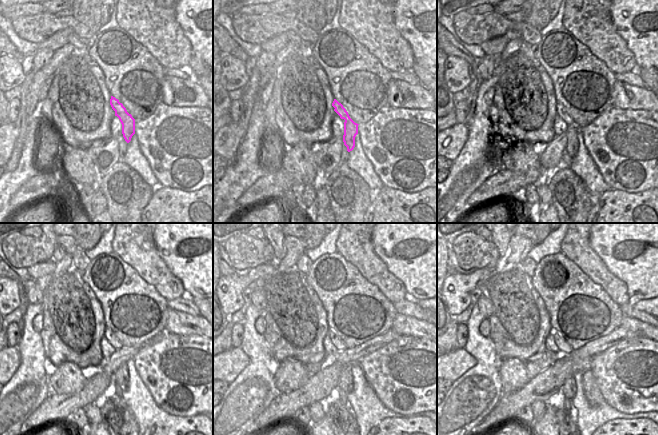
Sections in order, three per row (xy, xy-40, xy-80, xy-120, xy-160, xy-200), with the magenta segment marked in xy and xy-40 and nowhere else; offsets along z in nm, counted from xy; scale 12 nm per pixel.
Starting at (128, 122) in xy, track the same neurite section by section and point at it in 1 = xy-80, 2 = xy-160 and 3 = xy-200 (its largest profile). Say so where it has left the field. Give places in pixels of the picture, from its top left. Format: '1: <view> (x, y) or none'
1: xy-80 (572, 145)
2: xy-160 (346, 384)
3: xy-200 (569, 388)

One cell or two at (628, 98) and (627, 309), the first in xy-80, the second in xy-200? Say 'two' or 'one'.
two

